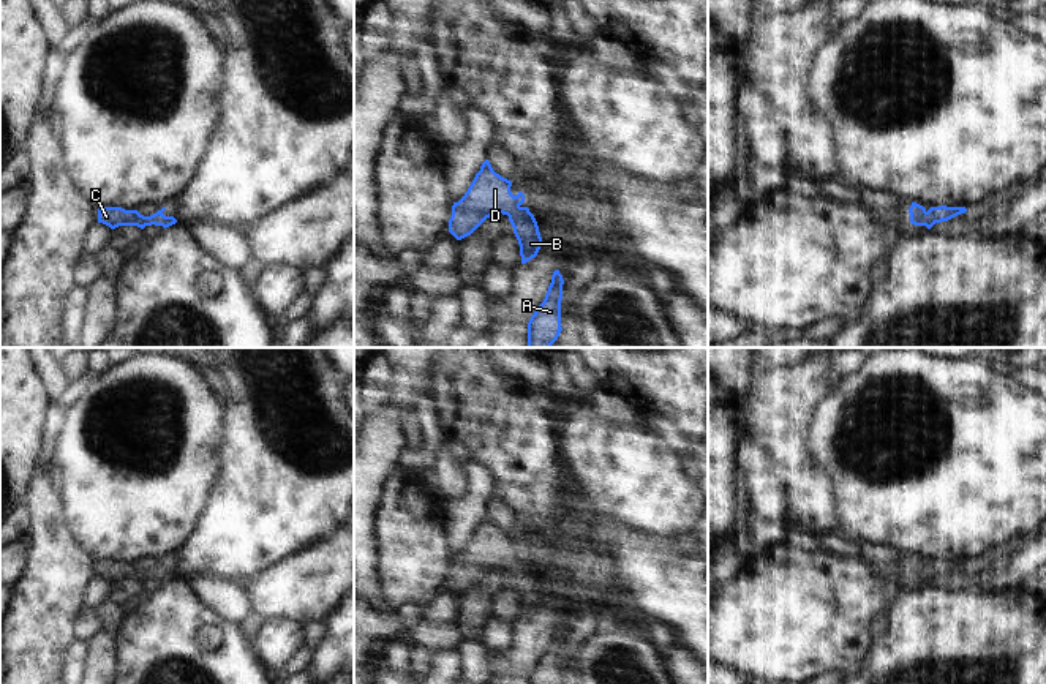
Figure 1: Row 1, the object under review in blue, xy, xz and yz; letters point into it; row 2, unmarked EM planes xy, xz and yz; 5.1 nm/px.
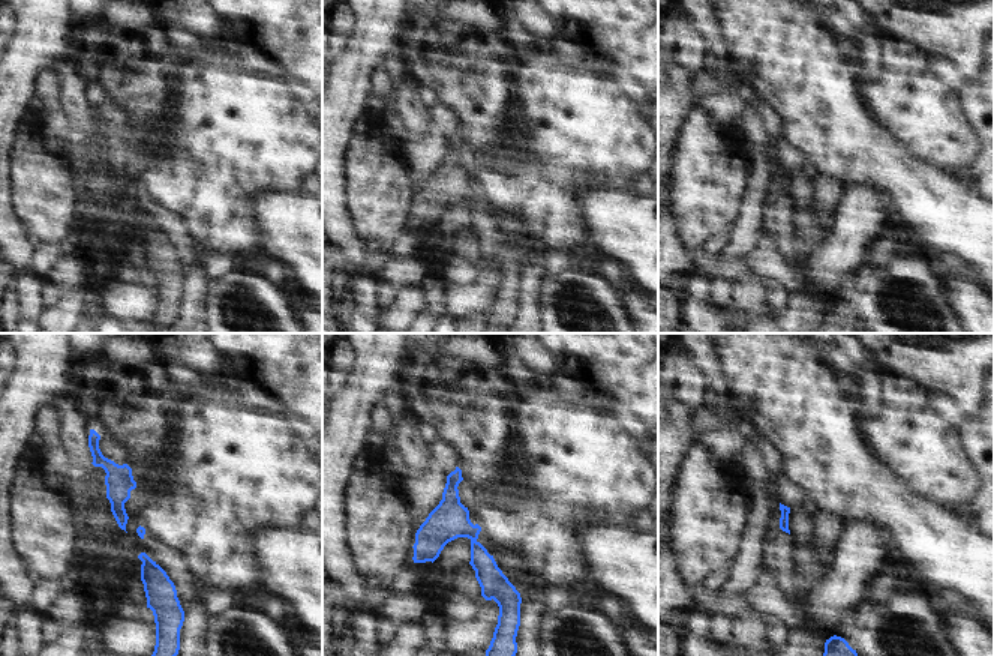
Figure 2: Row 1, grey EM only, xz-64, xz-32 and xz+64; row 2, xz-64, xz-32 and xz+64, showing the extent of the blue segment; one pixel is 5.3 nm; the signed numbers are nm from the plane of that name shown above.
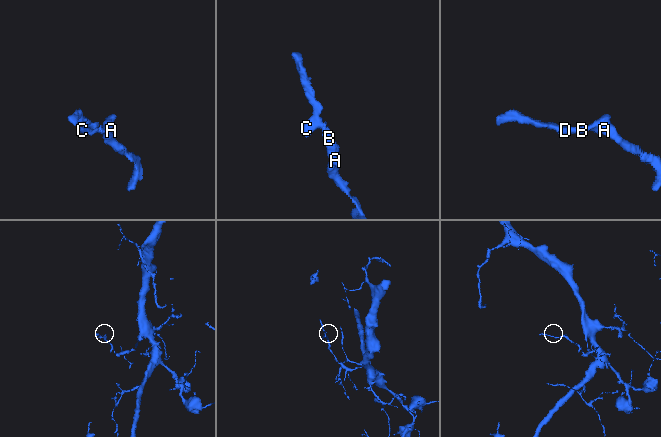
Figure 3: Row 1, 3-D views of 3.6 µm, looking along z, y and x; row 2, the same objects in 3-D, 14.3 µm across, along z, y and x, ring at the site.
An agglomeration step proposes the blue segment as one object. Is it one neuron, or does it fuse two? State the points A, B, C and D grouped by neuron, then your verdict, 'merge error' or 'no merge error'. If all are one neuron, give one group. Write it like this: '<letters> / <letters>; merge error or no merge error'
A B C D; no merge error

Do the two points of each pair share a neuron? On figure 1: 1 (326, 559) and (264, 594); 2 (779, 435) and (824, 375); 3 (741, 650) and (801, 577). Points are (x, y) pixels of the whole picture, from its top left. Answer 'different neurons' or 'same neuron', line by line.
1: same neuron
2: same neuron
3: same neuron

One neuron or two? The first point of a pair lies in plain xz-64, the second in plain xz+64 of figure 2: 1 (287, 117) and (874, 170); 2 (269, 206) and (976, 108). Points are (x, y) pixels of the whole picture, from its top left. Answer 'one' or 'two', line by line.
1: two
2: two

